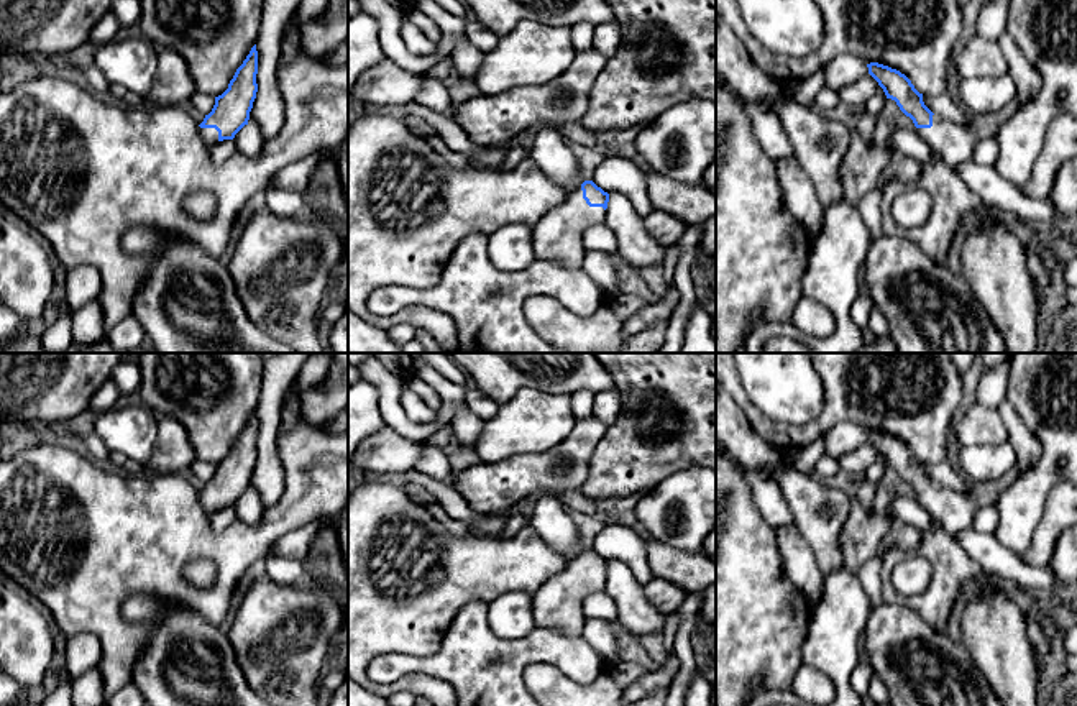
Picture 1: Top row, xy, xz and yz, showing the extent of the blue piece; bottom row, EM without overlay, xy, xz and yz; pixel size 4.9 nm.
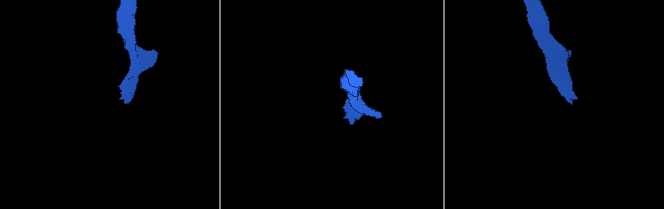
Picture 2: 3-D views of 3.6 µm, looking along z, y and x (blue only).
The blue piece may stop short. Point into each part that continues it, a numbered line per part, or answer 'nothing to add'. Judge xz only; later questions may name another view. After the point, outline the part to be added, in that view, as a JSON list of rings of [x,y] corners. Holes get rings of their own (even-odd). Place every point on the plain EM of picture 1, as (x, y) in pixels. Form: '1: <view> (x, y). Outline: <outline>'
1: xz (557, 605). Outline: [[[578,553],[568,566],[543,583],[534,594],[535,627],[552,629],[568,637],[581,637],[586,616],[581,609],[589,593],[603,591],[606,578],[589,575]]]

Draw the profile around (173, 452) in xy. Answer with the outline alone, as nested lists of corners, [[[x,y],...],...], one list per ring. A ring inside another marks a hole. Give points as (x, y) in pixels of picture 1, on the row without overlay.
[[[161,417],[151,460],[144,473],[184,473],[195,460],[186,427],[174,417]]]

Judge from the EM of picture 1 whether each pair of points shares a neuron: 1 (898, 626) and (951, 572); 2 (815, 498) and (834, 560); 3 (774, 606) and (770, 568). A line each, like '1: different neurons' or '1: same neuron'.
1: different neurons
2: same neuron
3: same neuron

